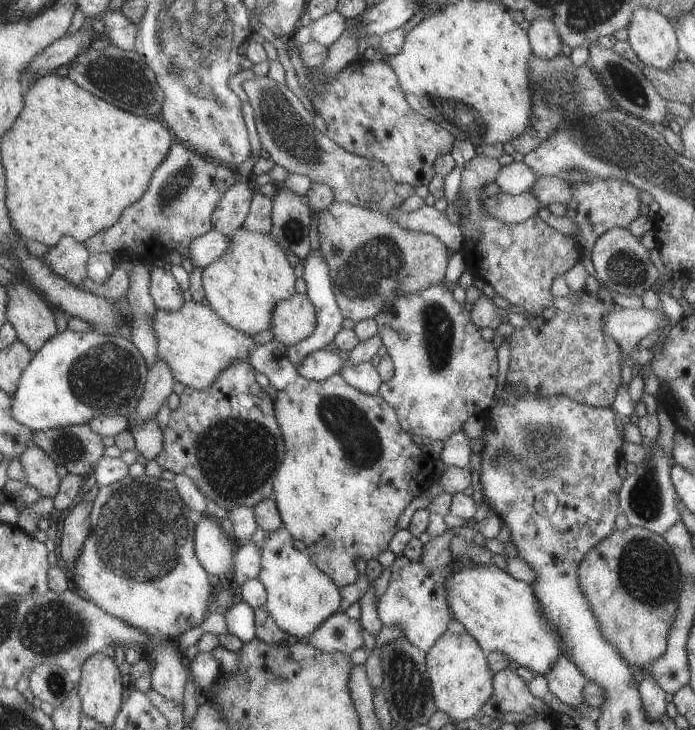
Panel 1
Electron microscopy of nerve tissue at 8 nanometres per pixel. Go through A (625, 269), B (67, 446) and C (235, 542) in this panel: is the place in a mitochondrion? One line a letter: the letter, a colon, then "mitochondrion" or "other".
A: mitochondrion
B: mitochondrion
C: other

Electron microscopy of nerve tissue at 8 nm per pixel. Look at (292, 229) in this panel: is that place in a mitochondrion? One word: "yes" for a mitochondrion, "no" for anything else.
yes

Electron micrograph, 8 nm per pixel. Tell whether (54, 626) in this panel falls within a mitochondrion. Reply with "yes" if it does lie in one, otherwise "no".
yes

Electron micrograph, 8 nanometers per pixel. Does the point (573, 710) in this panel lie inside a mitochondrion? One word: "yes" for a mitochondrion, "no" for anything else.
no

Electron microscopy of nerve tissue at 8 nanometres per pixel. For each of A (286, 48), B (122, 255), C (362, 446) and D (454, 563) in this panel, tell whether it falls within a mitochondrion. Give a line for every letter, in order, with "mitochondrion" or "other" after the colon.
A: other
B: other
C: mitochondrion
D: other

